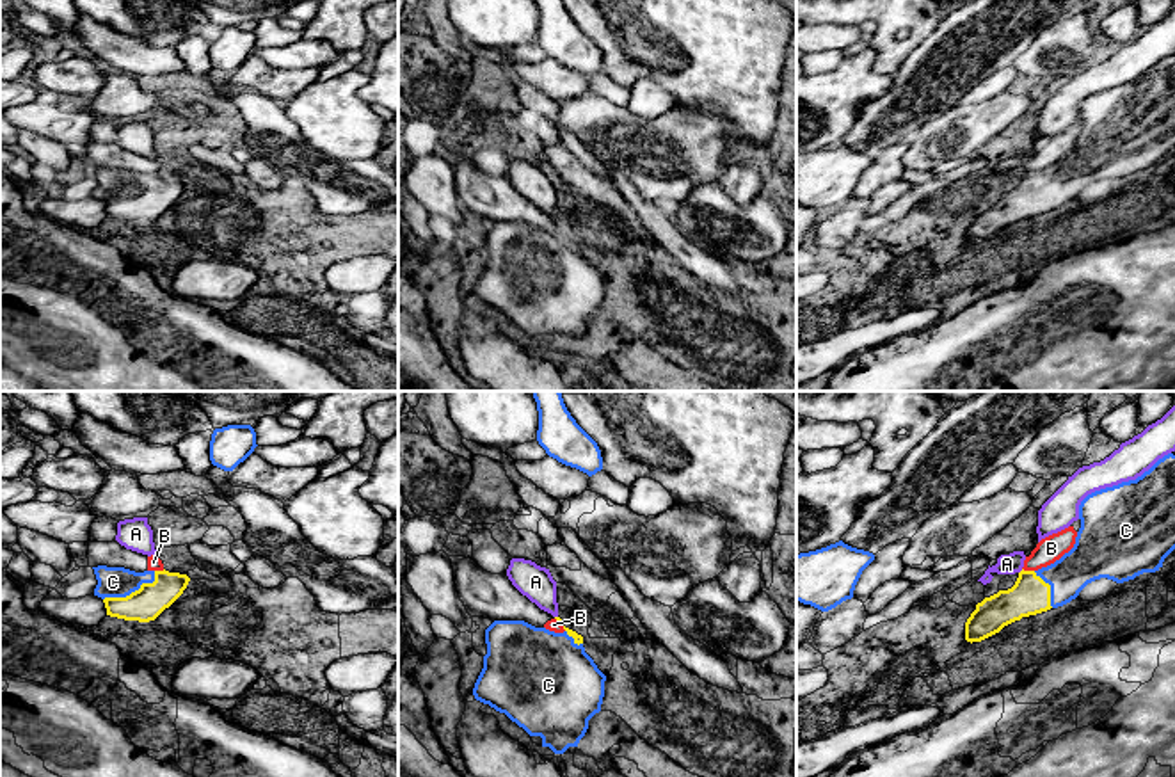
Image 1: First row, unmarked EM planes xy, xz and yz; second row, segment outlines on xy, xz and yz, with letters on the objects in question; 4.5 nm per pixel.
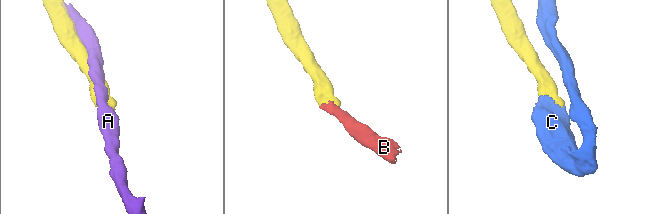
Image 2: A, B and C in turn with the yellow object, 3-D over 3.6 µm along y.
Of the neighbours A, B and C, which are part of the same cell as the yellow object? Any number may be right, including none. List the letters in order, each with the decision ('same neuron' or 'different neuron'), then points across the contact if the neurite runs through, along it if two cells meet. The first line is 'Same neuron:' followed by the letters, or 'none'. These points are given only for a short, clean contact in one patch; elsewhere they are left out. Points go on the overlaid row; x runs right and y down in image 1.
Same neuron: C
A: different neuron
B: different neuron; border yz (1023, 568), (1033, 571)
C: same neuron

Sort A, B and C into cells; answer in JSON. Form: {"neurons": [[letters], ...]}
{"neurons": [["A"], ["B"], ["C"]]}

